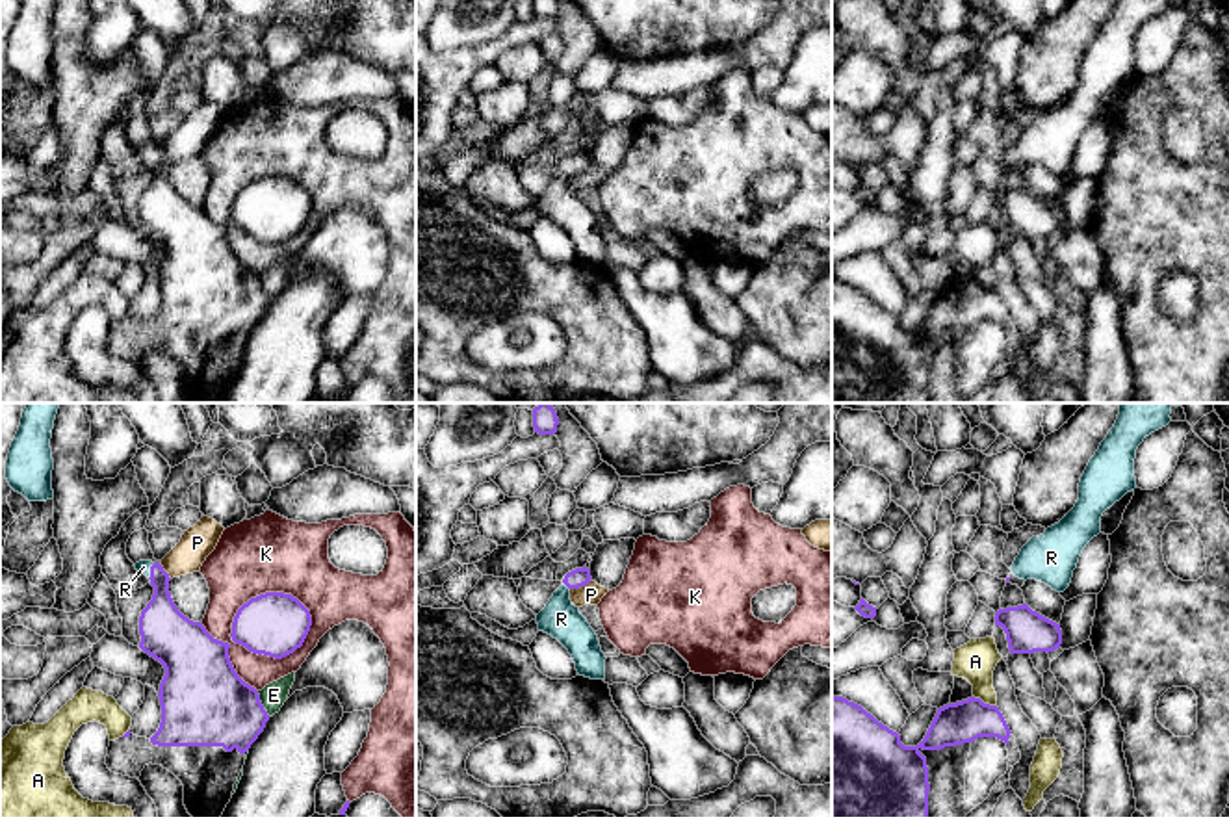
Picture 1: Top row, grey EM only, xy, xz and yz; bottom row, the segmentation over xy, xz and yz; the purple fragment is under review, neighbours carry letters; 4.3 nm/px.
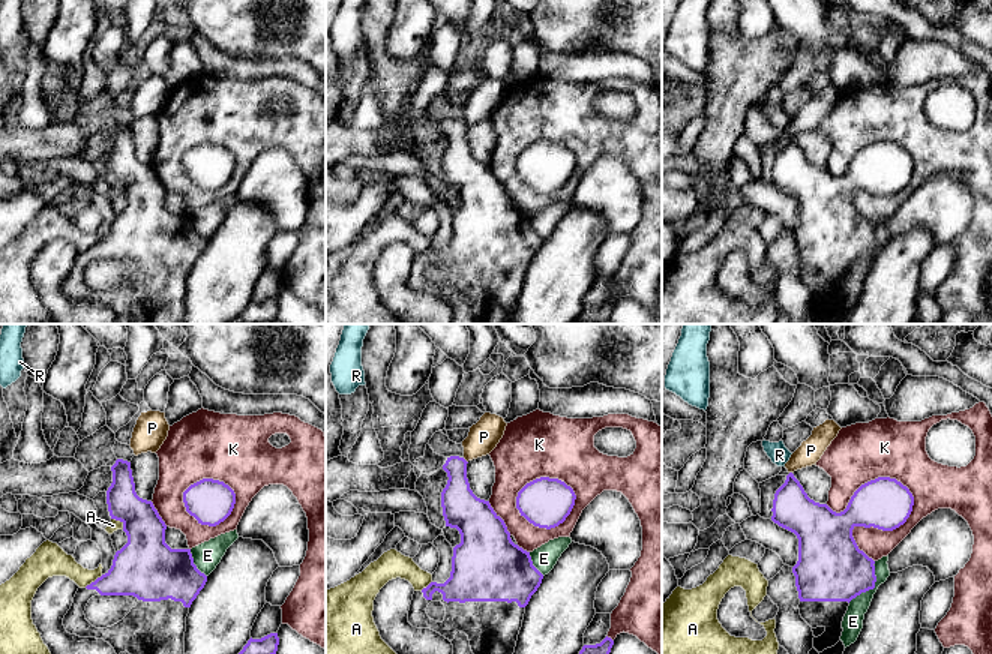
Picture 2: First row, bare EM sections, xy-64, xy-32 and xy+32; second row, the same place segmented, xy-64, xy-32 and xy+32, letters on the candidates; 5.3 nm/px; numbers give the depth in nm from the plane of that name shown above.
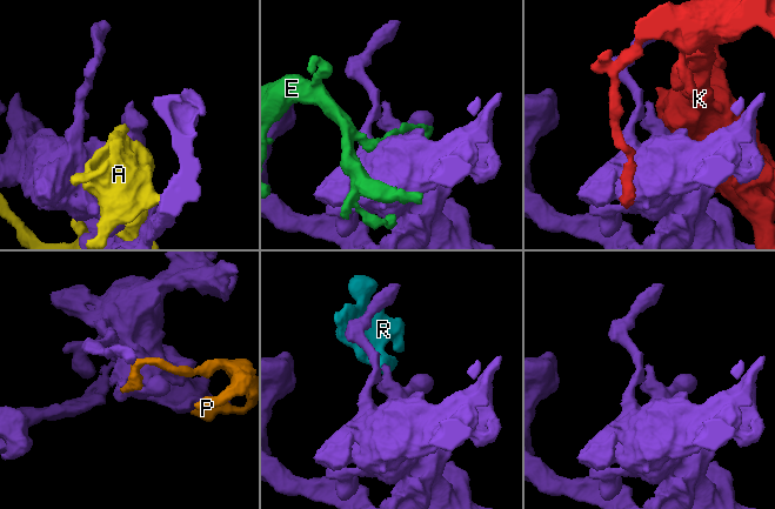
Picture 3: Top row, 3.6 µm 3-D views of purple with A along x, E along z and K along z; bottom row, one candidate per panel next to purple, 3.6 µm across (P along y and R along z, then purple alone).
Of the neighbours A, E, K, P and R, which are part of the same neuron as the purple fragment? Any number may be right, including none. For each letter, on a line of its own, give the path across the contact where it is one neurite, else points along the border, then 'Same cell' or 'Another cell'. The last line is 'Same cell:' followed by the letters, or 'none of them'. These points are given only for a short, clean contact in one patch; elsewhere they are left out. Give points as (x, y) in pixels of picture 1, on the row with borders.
A: Another cell
E: Another cell
K: Another cell
P: Another cell
R: Path across: xy (162, 626), (162, 585), (151, 570), (143, 567). Same cell
Same cell: R

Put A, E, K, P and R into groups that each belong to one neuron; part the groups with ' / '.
A / E / K / P / R

